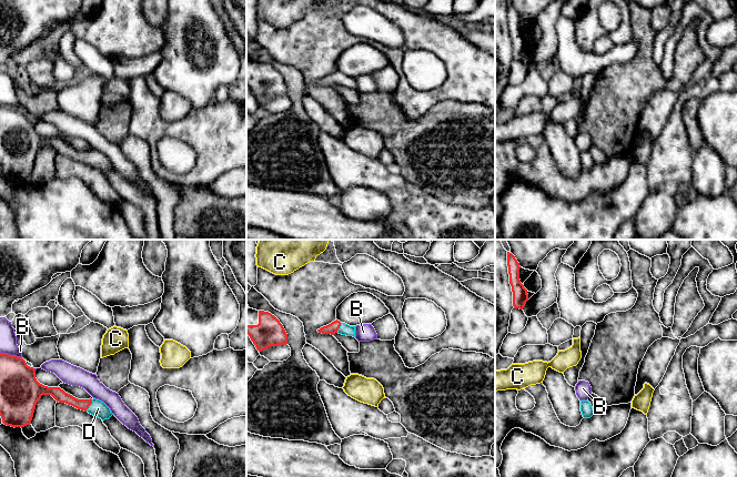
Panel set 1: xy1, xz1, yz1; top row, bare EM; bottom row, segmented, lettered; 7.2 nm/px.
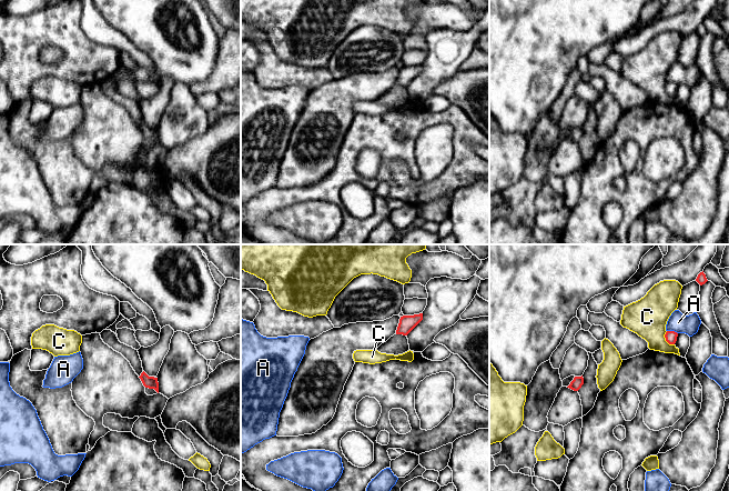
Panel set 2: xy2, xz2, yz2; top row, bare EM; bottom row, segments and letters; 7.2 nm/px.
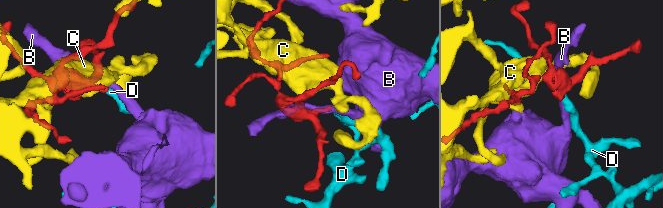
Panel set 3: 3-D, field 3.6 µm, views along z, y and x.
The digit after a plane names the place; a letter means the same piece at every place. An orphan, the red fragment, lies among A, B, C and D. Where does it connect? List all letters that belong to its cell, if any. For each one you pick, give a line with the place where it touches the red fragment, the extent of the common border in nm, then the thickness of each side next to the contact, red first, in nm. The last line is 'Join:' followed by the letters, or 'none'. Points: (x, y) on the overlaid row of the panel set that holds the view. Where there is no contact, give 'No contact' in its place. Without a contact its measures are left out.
D: Touches red at xy1 (90, 404). Shared border 100 nm. Thickness 90 nm (red) against 120 nm
Join: D

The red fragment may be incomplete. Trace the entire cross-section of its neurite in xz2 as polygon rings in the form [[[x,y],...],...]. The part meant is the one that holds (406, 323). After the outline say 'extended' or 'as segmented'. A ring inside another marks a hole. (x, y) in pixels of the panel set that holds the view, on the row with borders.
[[[423,313],[401,317],[396,334],[407,335],[422,320]]]; as segmented

